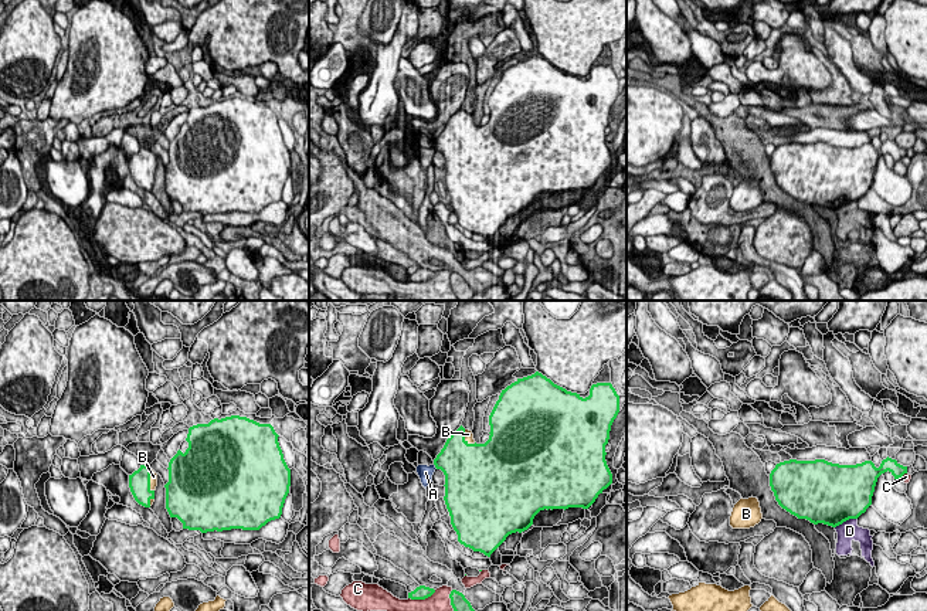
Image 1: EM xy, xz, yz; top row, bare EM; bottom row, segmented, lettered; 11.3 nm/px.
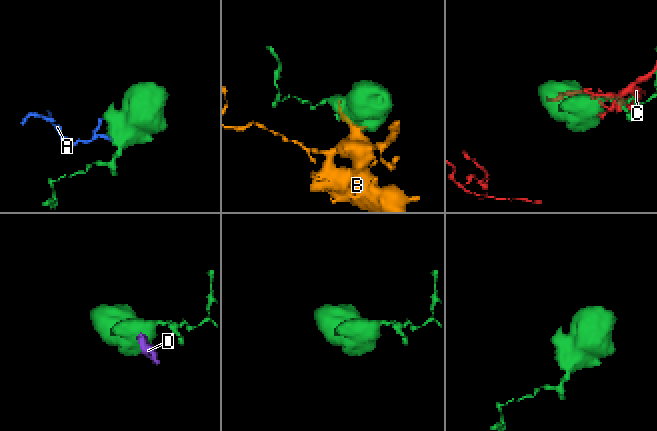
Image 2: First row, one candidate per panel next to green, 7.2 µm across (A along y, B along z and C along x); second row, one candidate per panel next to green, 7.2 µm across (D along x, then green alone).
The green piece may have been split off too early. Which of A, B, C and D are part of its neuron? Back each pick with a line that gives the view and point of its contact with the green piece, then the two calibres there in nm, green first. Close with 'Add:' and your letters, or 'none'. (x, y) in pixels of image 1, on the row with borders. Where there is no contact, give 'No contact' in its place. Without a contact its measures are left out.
B: Touches green at xy (149, 479). Thickness 260 nm (green) against 100 nm
Add: B

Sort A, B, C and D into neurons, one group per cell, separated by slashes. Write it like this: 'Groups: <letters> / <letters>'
Groups: A / B / C / D

